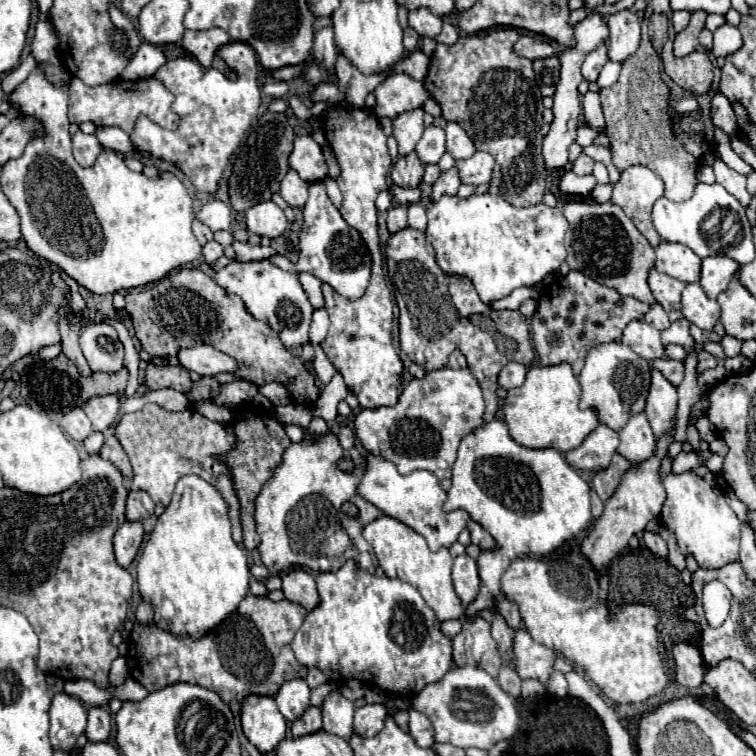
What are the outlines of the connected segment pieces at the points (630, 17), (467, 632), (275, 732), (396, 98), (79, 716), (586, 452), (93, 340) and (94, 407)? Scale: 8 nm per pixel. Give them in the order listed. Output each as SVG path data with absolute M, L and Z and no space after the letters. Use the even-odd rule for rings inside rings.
M624 9L606 19L610 29L608 43L608 59L610 61L626 61L640 45L640 19L636 13Z
M482 617L466 619L462 631L452 639L454 643L454 663L456 665L476 665L488 675L496 677L502 665L496 641L490 635L490 623Z
M246 695L242 699L242 729L260 753L274 751L286 737L286 719L280 715L274 697Z
M390 75L382 85L376 87L376 107L378 117L396 117L404 111L412 111L424 105L430 97L424 83L412 79L410 75Z
M54 693L50 703L50 741L52 747L64 749L66 753L72 751L76 745L76 739L86 729L88 711L84 703L78 697L72 697L68 693Z
M600 423L584 441L580 447L566 453L566 461L584 471L600 471L610 465L612 455L618 447L618 433L612 431L608 425Z
M90 323L80 333L80 347L92 371L118 371L124 363L124 349L110 325Z
M100 395L96 399L88 399L82 409L90 417L94 431L106 433L114 425L120 405L120 395Z

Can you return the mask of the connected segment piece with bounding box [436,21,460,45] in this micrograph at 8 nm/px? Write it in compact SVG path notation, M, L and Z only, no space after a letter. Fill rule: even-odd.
M446 21L446 23L444 23L444 27L442 27L442 33L436 37L436 41L438 41L438 43L452 45L452 43L458 39L458 35L460 35L460 33L458 33L458 29L456 29L450 21Z

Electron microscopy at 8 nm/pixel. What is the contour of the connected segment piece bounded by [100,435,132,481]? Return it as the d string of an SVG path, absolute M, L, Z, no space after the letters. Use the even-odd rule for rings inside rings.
M110 435L110 437L104 441L104 445L102 445L102 449L100 449L100 457L106 459L106 461L110 461L110 463L114 463L116 469L124 475L126 481L132 479L132 465L130 465L130 461L128 461L128 455L124 453L122 445L116 441L114 435Z

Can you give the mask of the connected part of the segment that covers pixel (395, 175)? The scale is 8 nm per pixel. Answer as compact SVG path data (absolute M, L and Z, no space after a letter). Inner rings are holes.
M410 153L406 157L400 157L392 167L392 181L398 187L418 187L424 177L426 165L420 163L416 153Z

